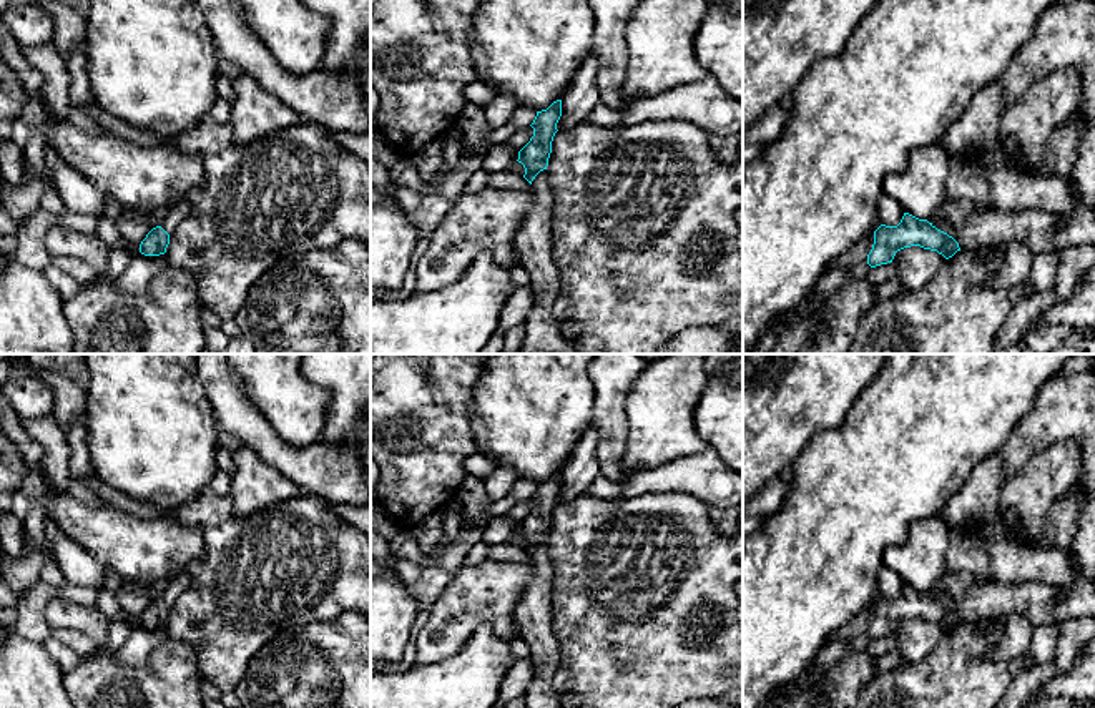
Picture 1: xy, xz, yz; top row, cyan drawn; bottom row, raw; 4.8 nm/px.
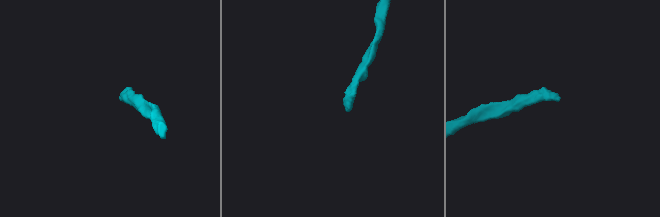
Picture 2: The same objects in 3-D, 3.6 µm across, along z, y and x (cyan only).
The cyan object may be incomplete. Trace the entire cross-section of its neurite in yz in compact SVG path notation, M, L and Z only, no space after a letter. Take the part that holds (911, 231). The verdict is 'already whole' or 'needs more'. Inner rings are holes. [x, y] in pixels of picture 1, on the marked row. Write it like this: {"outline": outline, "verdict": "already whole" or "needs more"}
{"outline": "M1075 198L1070 214L1039 208L1019 211L980 209L960 228L940 218L934 223L904 213L897 226L881 224L867 254L871 268L892 263L897 251L911 246L937 251L945 259L960 249L1005 248L1020 241L1035 254L1070 246L1095 246L1095 208Z", "verdict": "needs more"}

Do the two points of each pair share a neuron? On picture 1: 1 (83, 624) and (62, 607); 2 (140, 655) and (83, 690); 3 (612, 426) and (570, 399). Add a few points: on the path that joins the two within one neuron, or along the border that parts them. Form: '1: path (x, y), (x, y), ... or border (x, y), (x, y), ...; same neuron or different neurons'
1: path (78, 619), (67, 612); same neuron
2: border (160, 642), (143, 665), (127, 665), (110, 655); different neurons
3: border (589, 376), (594, 386), (592, 426); different neurons

